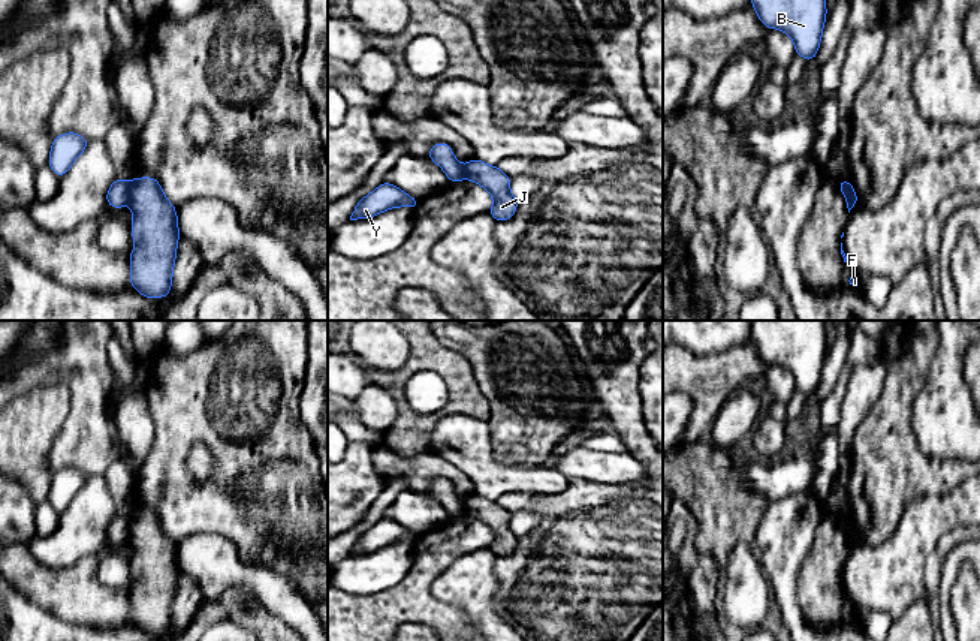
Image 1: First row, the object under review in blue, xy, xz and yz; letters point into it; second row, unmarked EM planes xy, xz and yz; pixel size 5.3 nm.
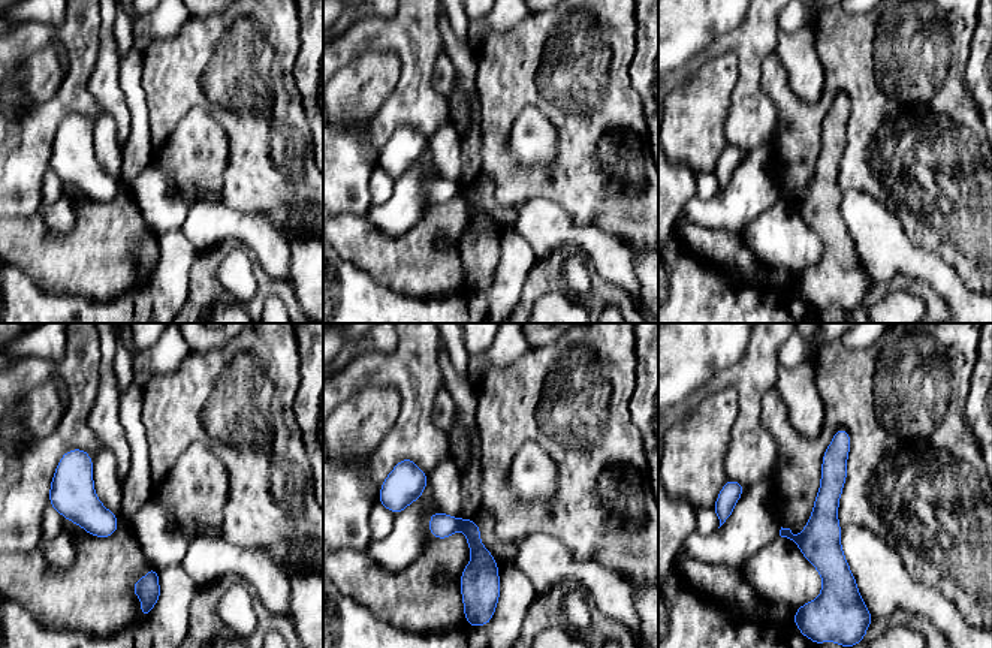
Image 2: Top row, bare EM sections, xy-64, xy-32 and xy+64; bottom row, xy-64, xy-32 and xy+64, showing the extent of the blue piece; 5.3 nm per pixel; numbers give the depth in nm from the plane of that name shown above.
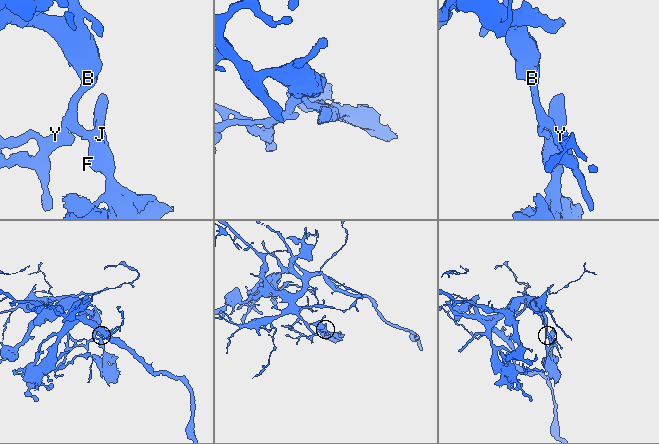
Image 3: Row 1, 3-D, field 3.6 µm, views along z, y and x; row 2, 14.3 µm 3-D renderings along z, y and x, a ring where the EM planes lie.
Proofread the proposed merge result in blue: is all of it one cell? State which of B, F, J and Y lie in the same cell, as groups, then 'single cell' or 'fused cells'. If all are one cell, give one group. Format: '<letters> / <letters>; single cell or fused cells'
B Y / F J; fused cells

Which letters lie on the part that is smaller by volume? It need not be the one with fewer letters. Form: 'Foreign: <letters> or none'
Foreign: F, J

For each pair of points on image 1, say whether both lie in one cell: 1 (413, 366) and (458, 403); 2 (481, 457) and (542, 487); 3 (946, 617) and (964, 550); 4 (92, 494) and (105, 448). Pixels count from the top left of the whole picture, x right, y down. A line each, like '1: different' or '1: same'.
1: same
2: same
3: same
4: different

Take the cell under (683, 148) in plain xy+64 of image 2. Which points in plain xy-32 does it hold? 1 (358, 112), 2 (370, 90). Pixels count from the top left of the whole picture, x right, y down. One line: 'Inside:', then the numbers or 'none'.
Inside: 1, 2

